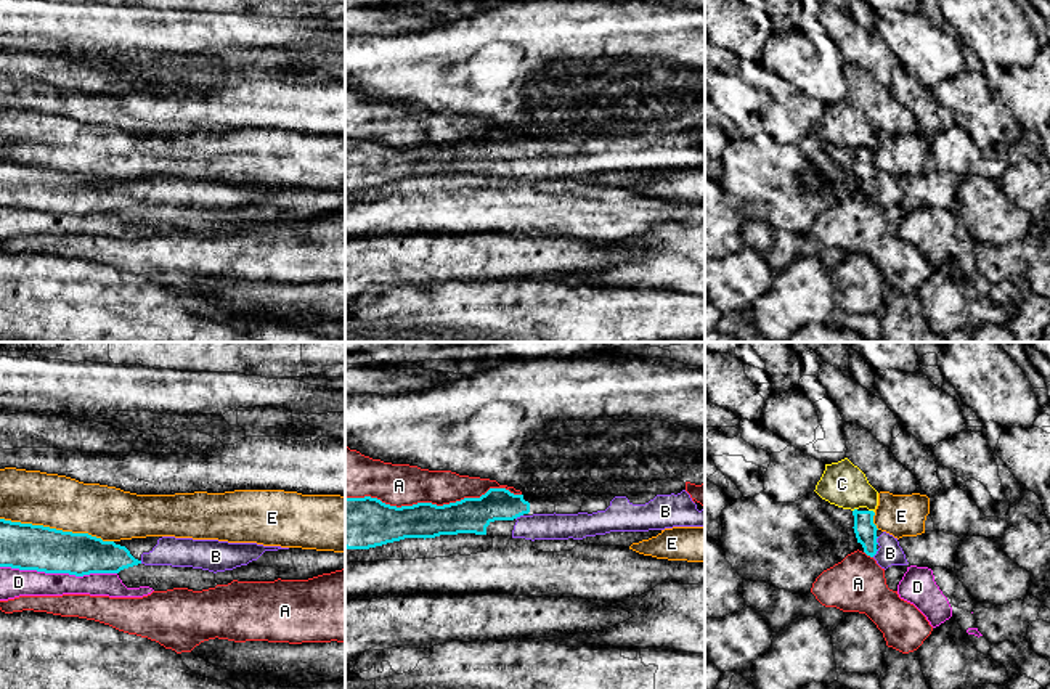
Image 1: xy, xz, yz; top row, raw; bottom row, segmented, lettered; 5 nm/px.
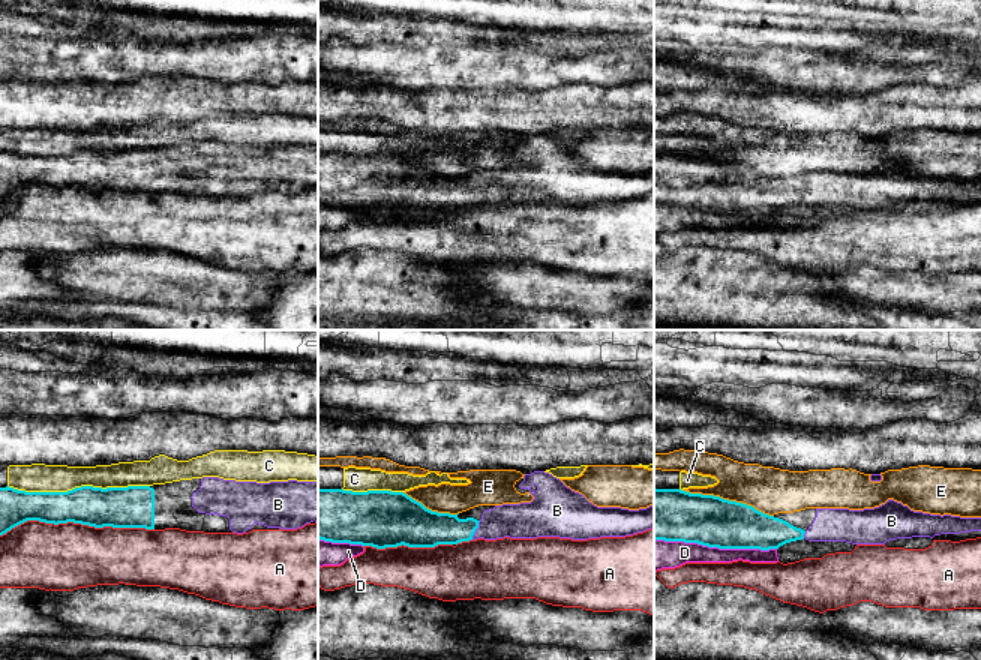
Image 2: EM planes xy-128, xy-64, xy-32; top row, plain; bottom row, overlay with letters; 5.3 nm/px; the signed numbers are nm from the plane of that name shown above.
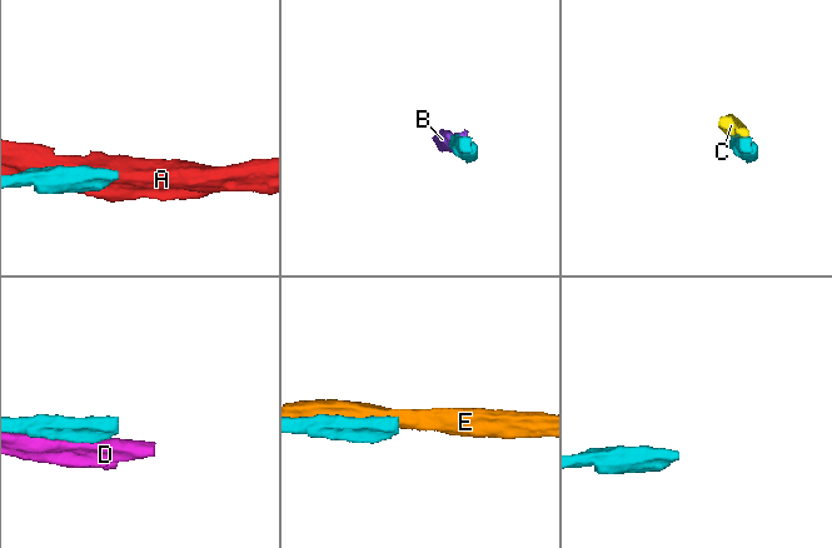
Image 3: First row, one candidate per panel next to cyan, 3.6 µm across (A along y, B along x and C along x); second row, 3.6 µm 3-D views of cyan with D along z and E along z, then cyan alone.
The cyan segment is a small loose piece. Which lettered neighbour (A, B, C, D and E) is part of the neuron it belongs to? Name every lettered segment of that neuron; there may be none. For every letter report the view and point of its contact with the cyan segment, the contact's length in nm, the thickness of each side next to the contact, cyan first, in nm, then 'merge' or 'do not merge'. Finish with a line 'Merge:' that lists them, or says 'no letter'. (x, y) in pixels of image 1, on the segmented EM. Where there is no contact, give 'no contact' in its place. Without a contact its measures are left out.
A: meets cyan in xz at (432, 505); contact 900 nm long; 190 nm thick on the cyan side, 220 nm on the other; do not merge
B: meets cyan in xz at (519, 516); contact 50 nm long; 180 nm thick on the cyan side, 130 nm on the other; merge
C: meets cyan in yz at (872, 511); contact 40 nm long; 110 nm thick on the cyan side, 220 nm on the other; do not merge
D: meets cyan in xy at (58, 572); contact 600 nm long; 240 nm thick on the cyan side, 140 nm on the other; do not merge
E: meets cyan in xy at (55, 529); contact 600 nm long; 240 nm thick on the cyan side, 280 nm on the other; do not merge
Merge: B

